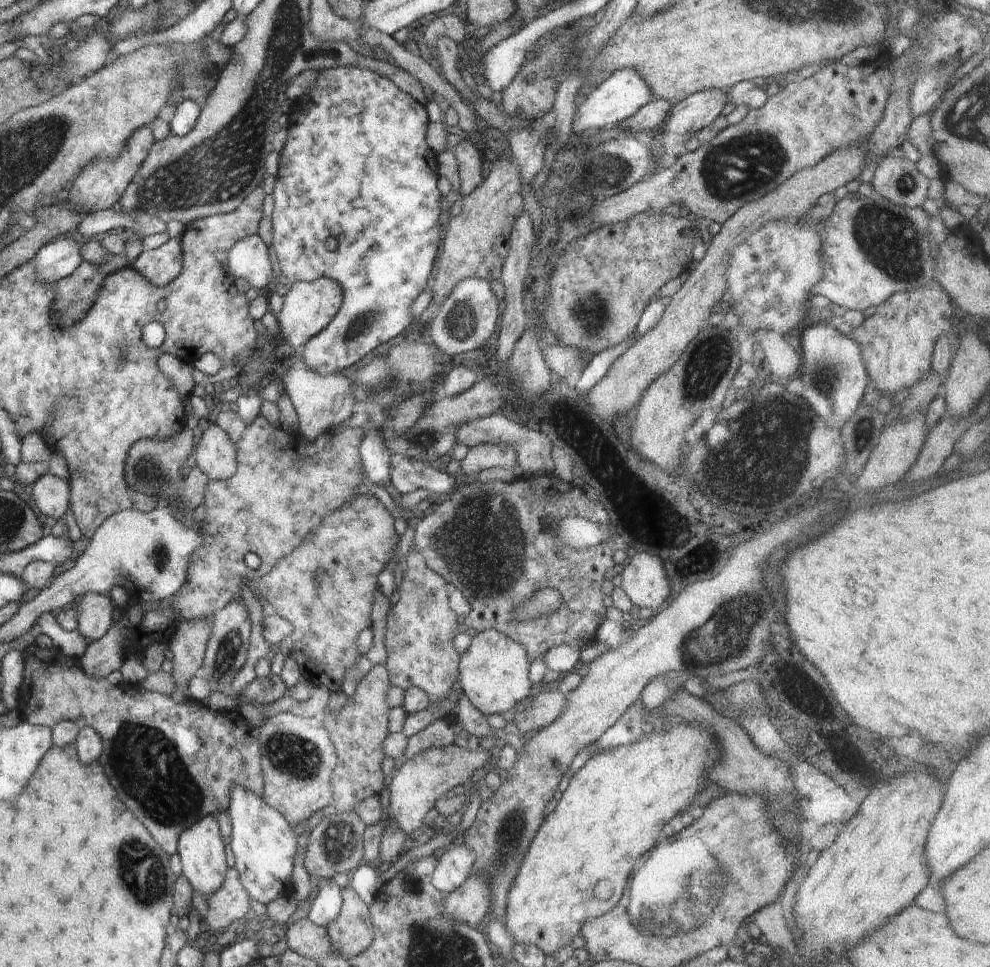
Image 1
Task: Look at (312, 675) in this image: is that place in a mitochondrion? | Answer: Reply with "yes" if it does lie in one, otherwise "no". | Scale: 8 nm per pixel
no

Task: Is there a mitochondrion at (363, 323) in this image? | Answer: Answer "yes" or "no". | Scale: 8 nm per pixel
yes

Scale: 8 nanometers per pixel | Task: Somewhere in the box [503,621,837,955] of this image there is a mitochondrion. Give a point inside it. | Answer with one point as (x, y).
(707, 880)

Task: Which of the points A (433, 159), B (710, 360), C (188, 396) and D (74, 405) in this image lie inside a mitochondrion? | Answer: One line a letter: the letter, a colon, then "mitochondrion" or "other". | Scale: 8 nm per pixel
A: other
B: mitochondrion
C: other
D: mitochondrion

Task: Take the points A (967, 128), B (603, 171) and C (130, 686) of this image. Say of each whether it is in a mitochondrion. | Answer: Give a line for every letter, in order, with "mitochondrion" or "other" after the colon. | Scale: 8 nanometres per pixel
A: mitochondrion
B: mitochondrion
C: other

